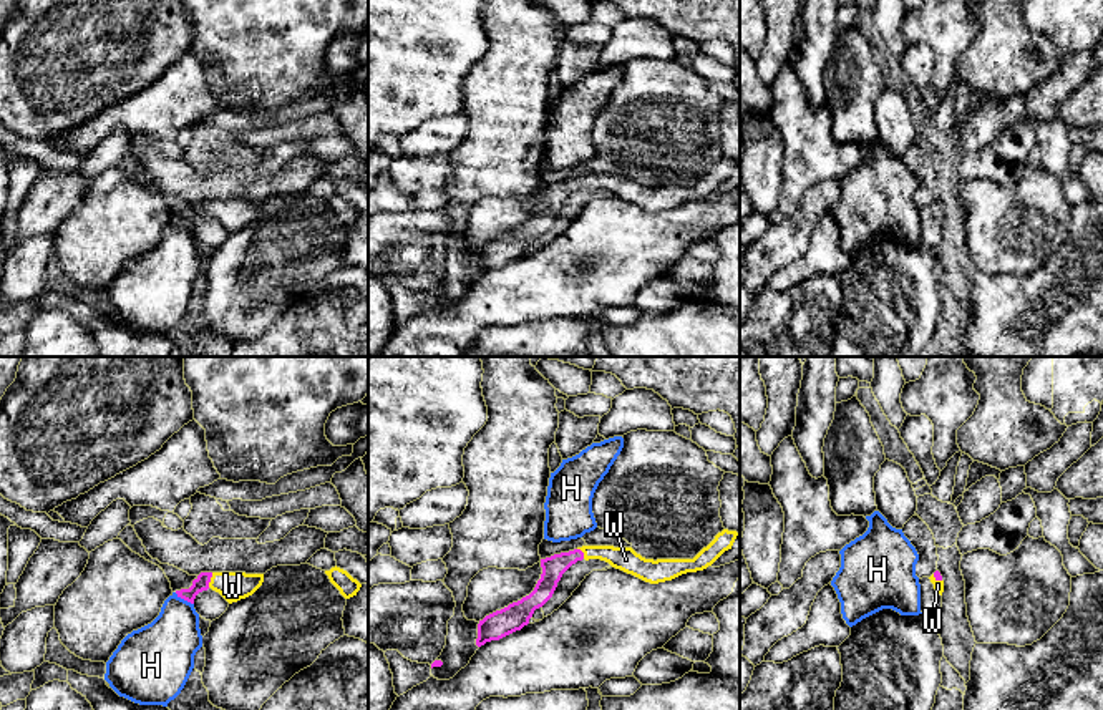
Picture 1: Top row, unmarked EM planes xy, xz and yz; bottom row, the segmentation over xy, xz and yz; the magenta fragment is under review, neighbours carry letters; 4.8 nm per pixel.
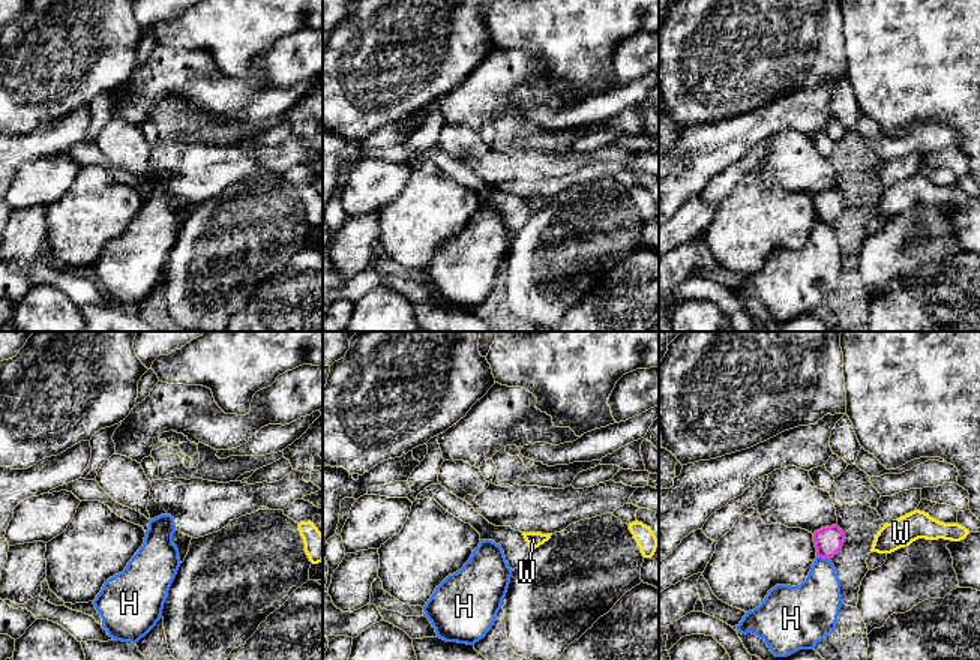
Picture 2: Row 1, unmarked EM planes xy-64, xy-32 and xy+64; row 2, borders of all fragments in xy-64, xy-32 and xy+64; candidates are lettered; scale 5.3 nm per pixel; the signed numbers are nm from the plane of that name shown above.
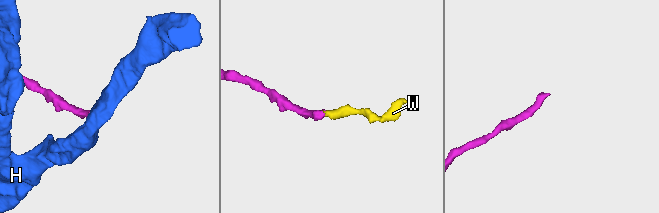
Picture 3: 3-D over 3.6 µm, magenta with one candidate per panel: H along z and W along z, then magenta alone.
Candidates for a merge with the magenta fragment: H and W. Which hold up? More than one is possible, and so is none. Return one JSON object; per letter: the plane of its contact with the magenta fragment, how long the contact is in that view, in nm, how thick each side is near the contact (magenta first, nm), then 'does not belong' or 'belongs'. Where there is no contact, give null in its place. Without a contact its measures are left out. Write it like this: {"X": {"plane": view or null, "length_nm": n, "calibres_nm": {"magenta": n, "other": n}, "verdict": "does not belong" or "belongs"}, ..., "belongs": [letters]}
{"H": {"plane": "xy", "length_nm": 110, "calibres_nm": {"magenta": 70, "other": 280}, "verdict": "does not belong"}, "W": {"plane": "xy", "length_nm": 80, "calibres_nm": {"magenta": 70, "other": 140}, "verdict": "belongs"}, "belongs": ["W"]}

